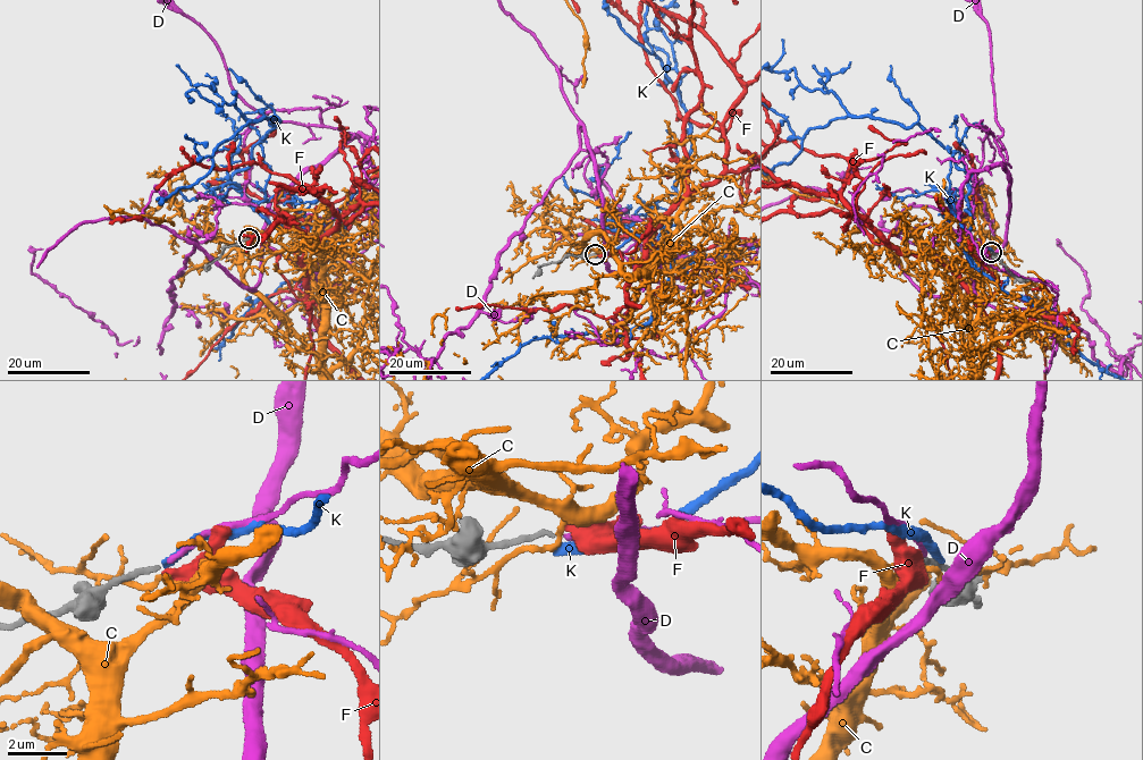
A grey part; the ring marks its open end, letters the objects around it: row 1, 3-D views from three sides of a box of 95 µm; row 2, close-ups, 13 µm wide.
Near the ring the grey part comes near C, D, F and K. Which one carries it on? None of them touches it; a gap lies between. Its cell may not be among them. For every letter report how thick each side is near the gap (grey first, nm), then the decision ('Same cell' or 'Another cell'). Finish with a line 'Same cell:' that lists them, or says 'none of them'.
C: Thickness 150 nm (grey) against 150 nm. Another cell
D: Thickness 150 nm (grey) against 190 nm. Same cell
F: Thickness 150 nm (grey) against 500 nm. Another cell
K: Thickness 150 nm (grey) against 260 nm. Another cell
Same cell: D

